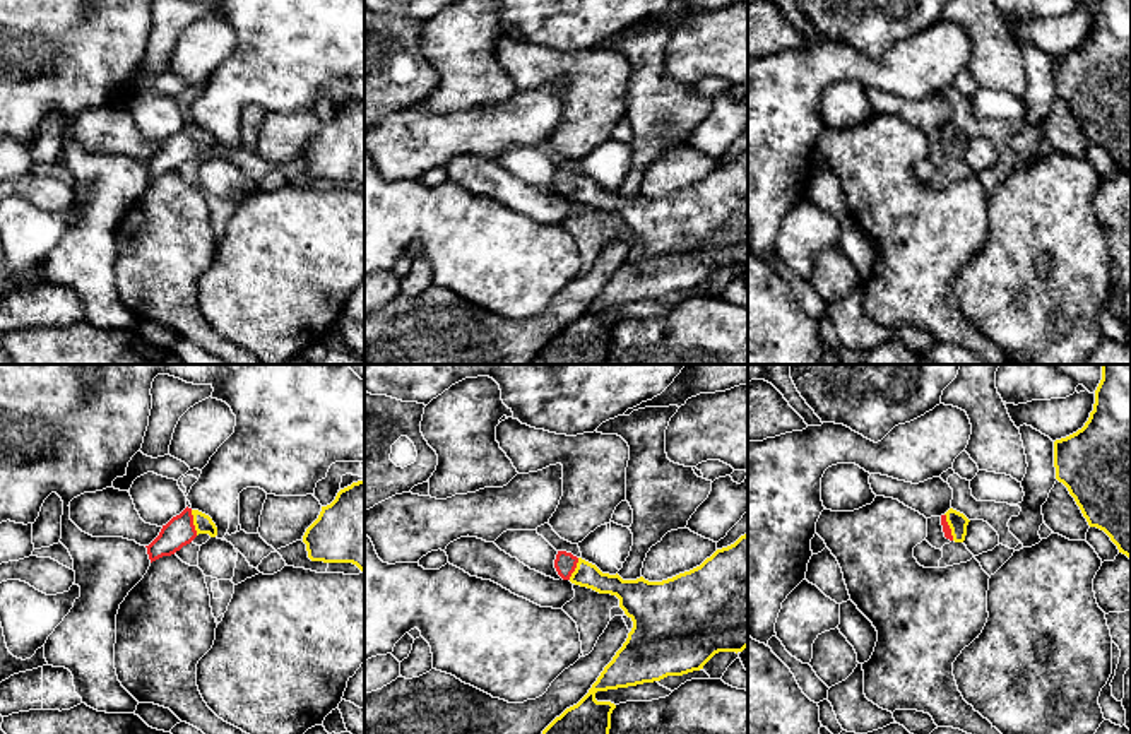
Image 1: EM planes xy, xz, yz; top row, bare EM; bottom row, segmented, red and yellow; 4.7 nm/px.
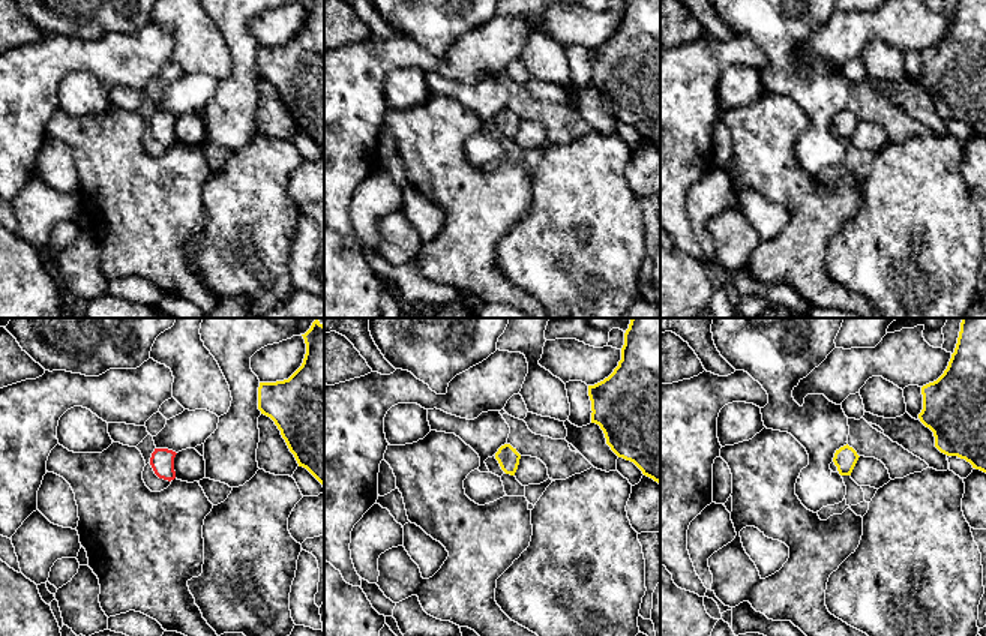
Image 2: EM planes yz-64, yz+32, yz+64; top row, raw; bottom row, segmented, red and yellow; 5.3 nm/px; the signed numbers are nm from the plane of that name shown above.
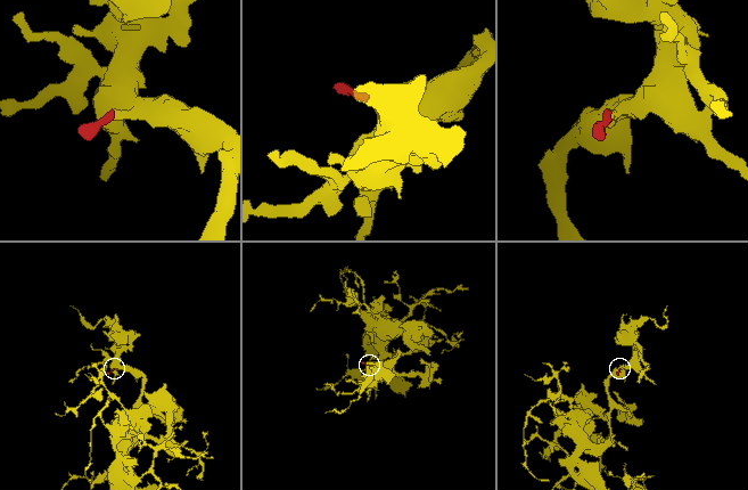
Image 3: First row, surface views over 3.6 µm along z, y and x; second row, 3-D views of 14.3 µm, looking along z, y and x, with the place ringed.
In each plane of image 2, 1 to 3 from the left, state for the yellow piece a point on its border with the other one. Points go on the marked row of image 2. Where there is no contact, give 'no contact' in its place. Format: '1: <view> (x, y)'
1: no contact
2: no contact
3: no contact

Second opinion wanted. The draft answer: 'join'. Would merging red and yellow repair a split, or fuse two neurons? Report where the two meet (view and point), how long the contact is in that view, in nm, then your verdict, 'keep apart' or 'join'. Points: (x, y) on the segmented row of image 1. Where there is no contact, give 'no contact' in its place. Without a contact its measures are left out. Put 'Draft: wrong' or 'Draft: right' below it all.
xy (192, 522) | 120 nm | join
Draft: right

